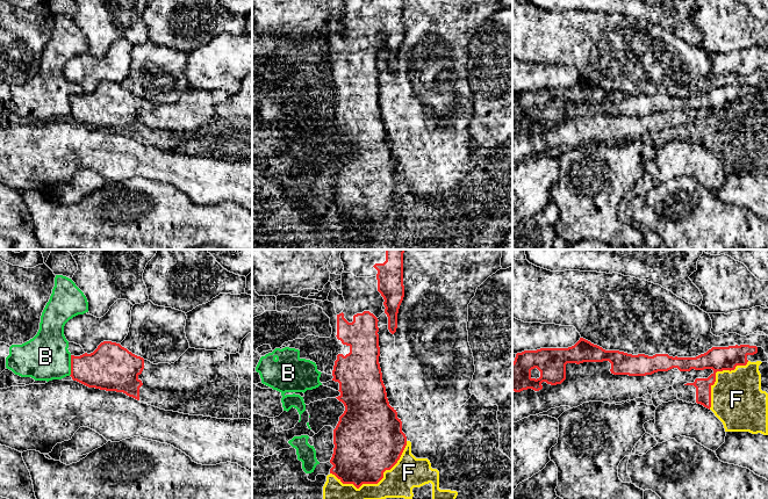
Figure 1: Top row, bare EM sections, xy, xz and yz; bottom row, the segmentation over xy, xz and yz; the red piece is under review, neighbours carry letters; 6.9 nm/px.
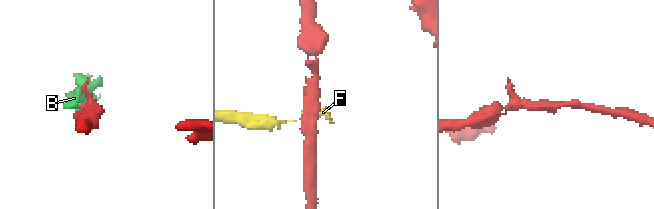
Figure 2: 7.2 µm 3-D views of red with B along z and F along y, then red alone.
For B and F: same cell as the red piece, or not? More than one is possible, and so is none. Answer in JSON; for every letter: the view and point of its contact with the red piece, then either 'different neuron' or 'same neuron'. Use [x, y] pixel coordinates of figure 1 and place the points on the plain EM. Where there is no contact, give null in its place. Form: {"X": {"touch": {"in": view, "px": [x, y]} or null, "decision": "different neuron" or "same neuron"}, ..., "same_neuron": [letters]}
{"B": {"touch": {"in": "xy", "px": [71, 106]}, "decision": "different neuron"}, "F": {"touch": {"in": "xz", "px": [375, 223]}, "decision": "different neuron"}, "same_neuron": []}

